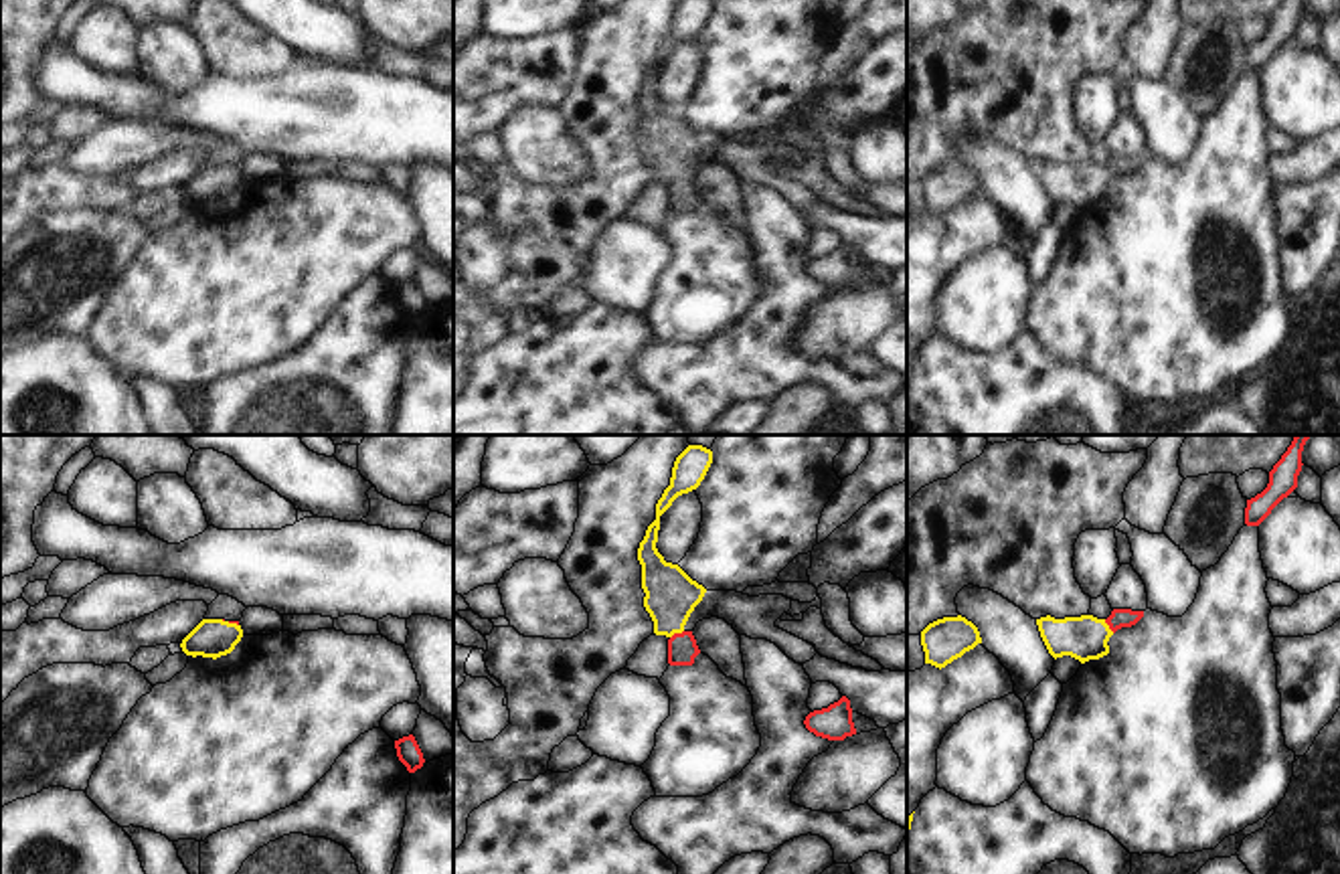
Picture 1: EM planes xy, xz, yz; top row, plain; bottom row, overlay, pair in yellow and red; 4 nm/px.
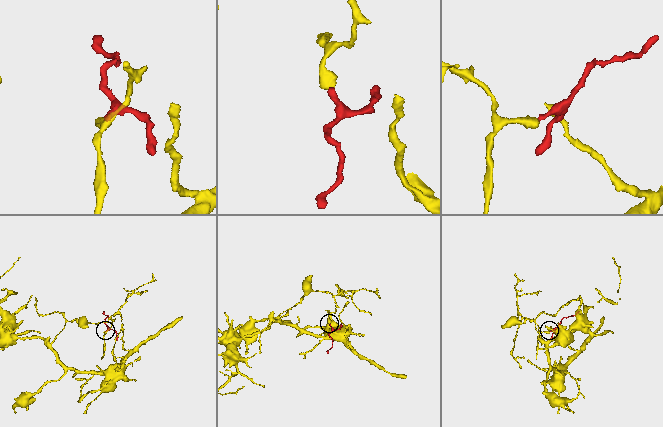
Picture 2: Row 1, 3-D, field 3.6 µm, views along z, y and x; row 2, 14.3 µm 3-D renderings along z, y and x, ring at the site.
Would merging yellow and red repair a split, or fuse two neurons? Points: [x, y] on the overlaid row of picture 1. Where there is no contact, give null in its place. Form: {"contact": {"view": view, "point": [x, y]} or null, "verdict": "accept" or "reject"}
{"contact": {"view": "xz", "point": [677, 632]}, "verdict": "accept"}

